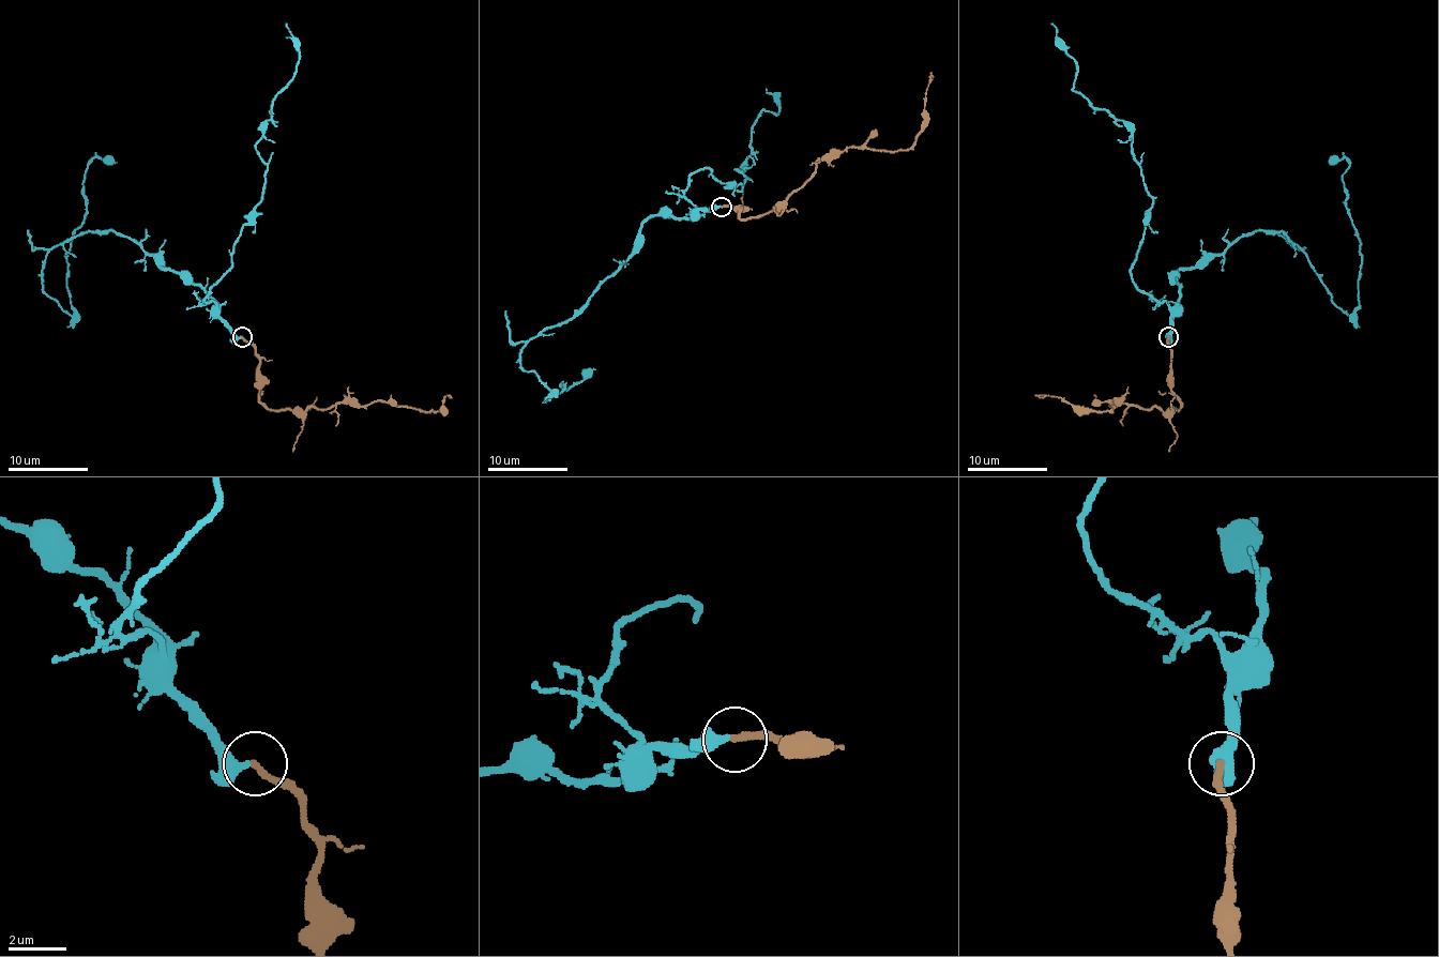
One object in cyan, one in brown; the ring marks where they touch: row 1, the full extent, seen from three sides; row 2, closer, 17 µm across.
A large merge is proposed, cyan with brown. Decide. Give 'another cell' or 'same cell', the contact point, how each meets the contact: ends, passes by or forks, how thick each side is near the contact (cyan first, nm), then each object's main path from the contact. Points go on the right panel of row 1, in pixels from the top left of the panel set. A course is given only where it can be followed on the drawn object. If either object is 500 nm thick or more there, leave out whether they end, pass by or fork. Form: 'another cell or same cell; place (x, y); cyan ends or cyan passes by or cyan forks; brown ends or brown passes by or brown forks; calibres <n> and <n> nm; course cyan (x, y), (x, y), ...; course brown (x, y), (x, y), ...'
same cell; place (1168, 337); cyan passes by; brown ends; calibres 280 and 240 nm; course cyan (1169, 336), (1177, 273), (1256, 231), (1282, 231), (1350, 315), (1362, 253), (1346, 157), (1330, 162); course brown (1169, 336), (1171, 389), (1179, 410), (1116, 406), (1109, 400), (1111, 412), (1093, 412), (1047, 394), (1035, 396)

